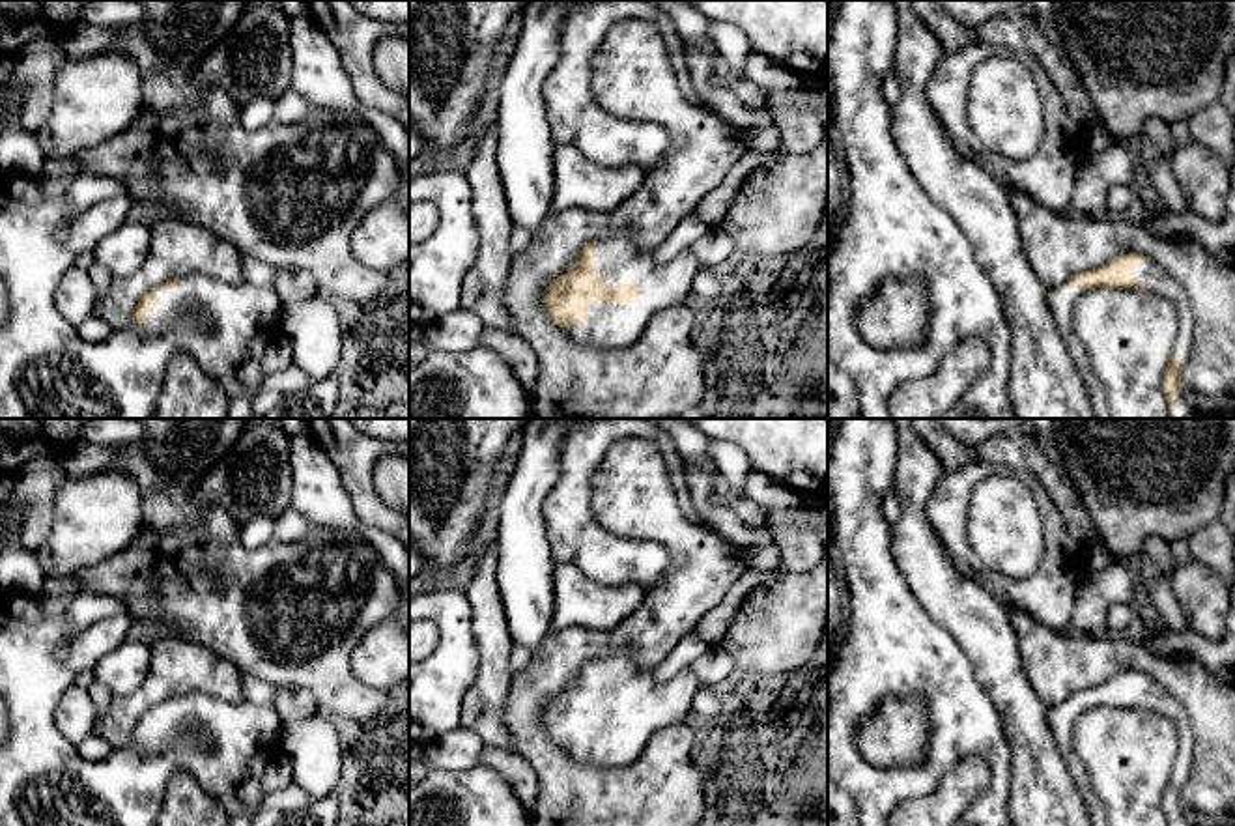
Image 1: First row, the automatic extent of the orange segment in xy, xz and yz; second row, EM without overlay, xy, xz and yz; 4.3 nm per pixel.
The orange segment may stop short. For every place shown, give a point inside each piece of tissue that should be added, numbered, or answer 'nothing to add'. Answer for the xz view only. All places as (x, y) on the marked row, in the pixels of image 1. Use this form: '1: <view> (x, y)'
1: xz (619, 260)

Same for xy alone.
1: xy (47, 370)

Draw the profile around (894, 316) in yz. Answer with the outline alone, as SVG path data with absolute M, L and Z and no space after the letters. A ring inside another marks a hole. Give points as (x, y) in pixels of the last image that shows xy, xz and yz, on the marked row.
M886 278L856 308L863 340L880 349L921 346L927 340L930 297L921 278Z

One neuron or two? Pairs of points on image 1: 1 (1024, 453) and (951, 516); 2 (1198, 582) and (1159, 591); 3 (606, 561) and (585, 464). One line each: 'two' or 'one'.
1: two
2: two
3: one

